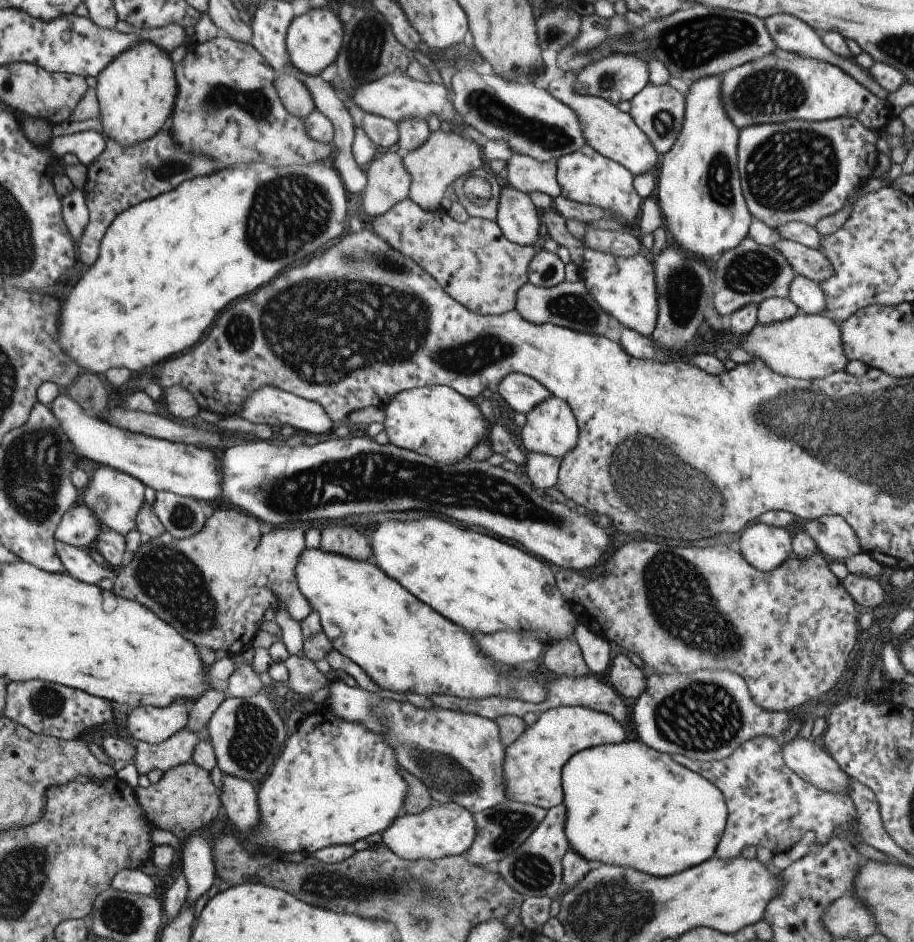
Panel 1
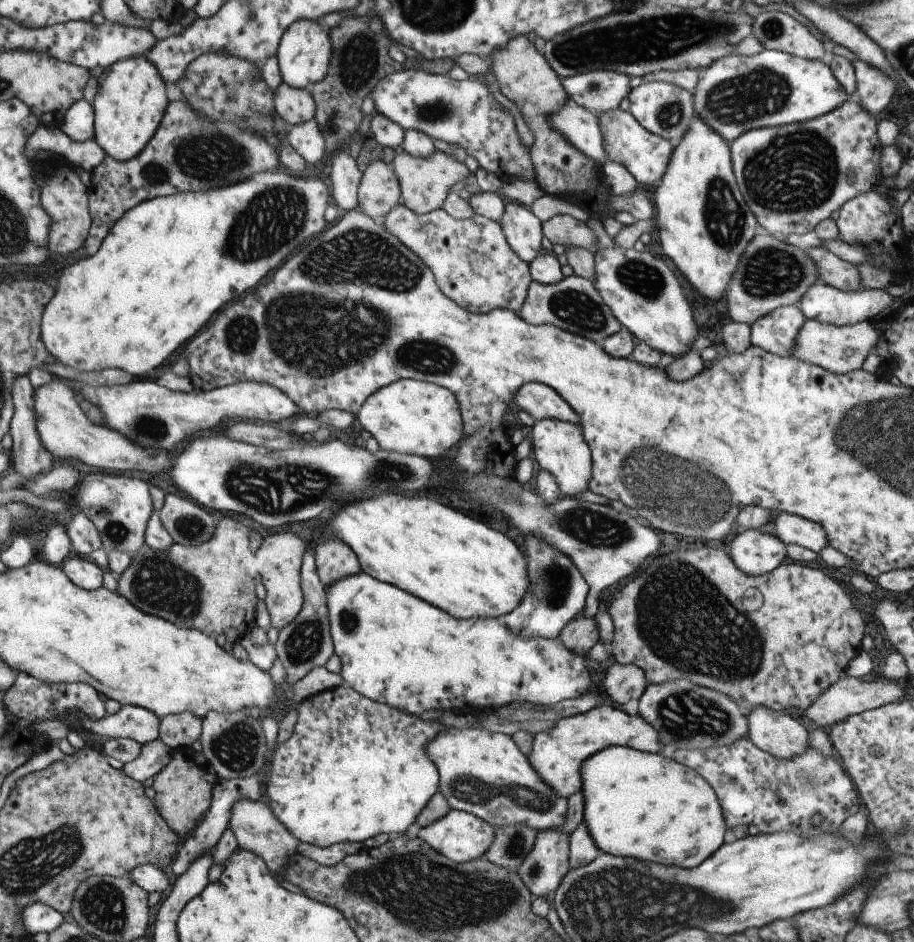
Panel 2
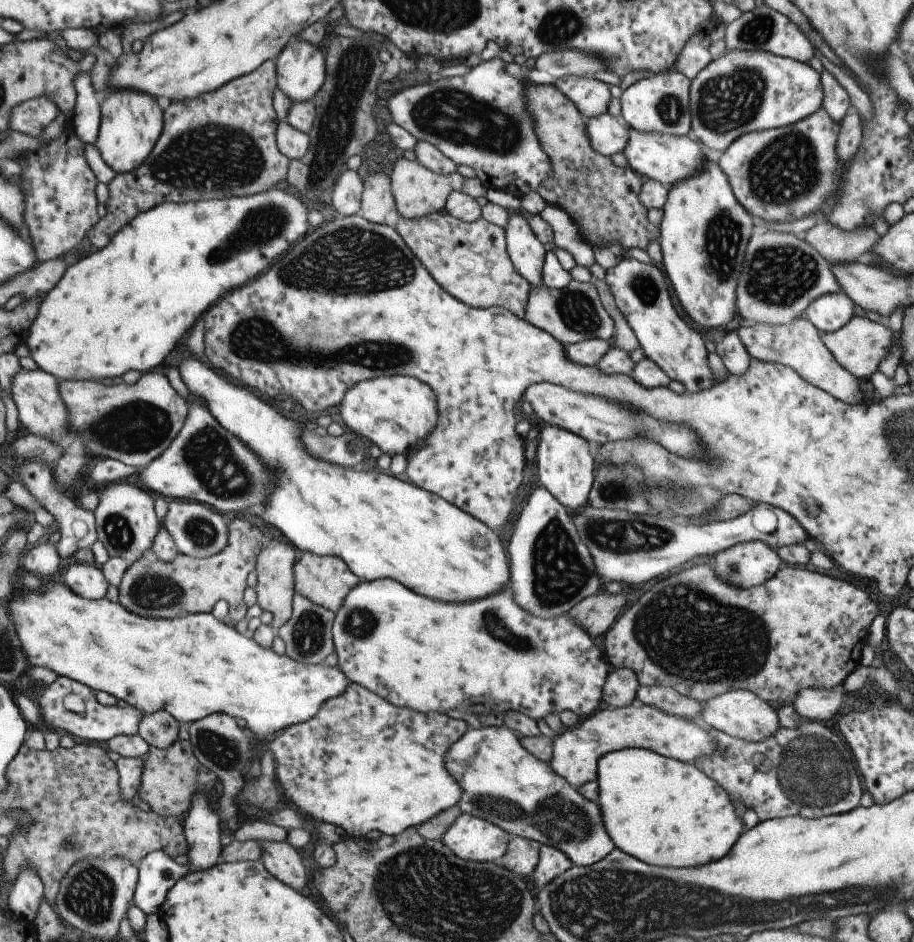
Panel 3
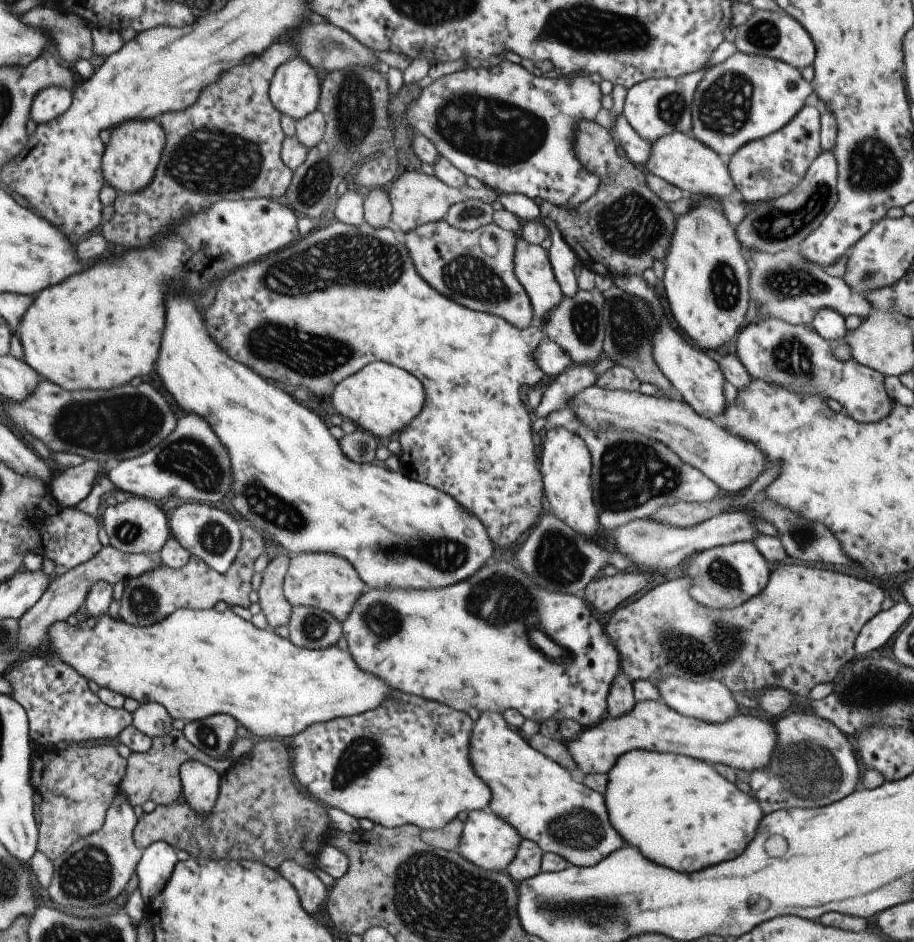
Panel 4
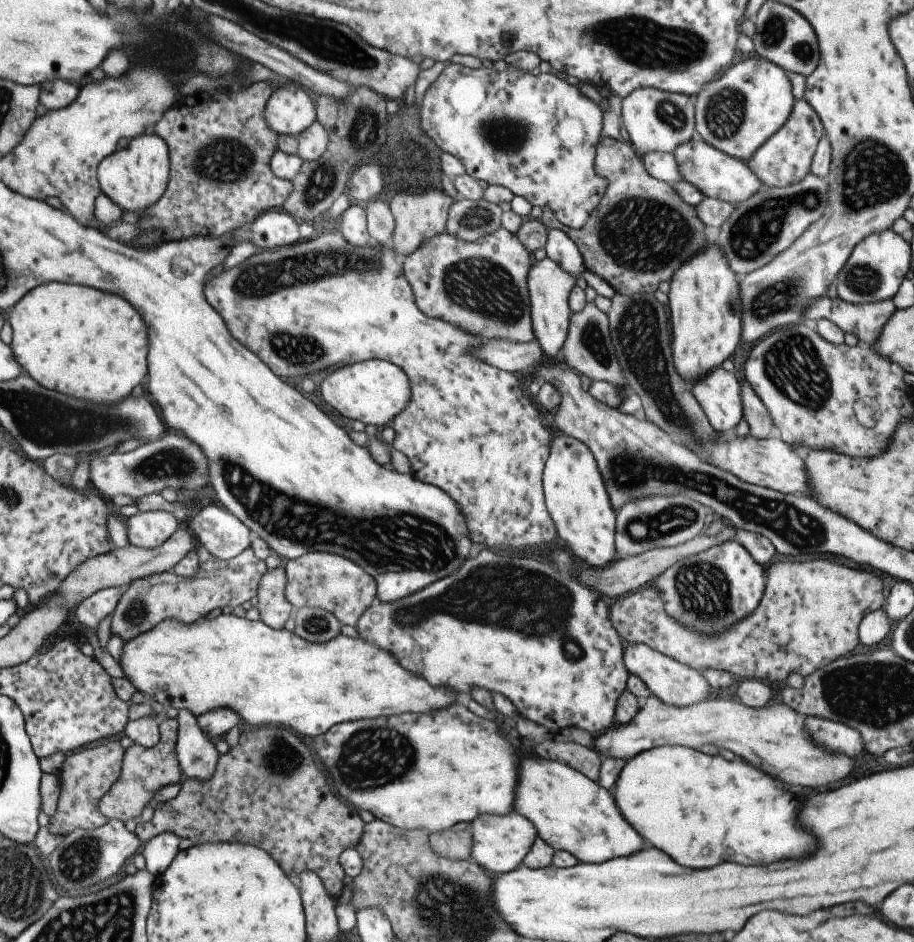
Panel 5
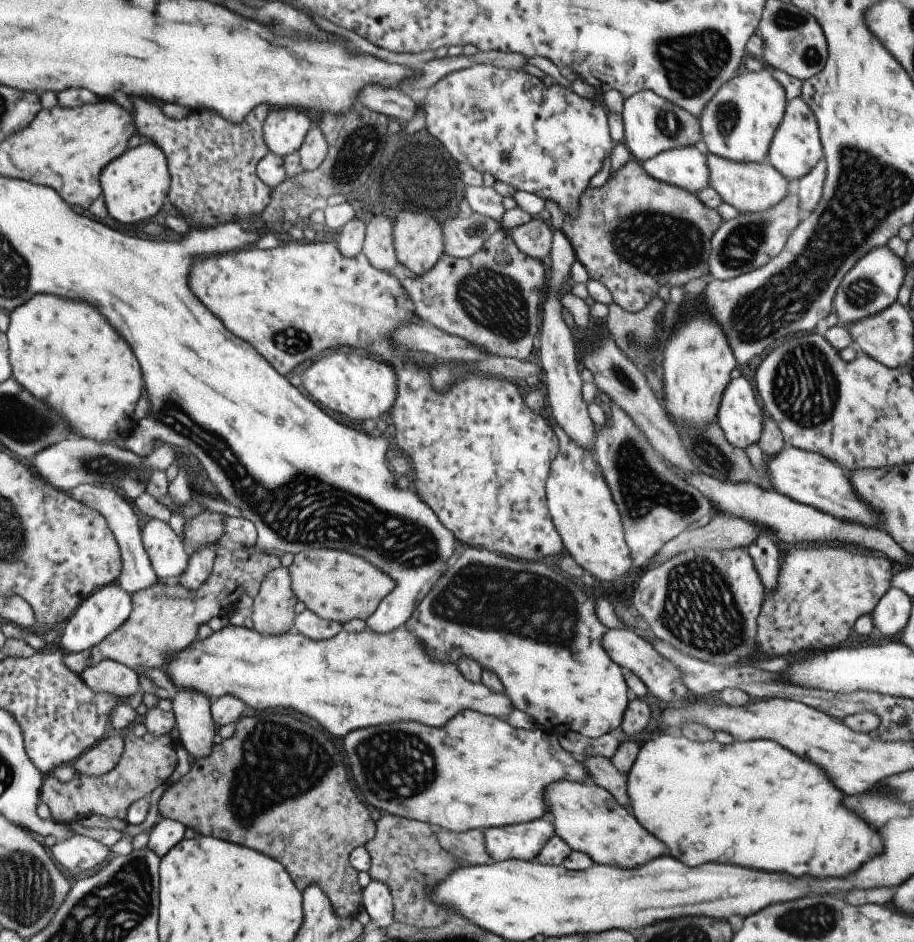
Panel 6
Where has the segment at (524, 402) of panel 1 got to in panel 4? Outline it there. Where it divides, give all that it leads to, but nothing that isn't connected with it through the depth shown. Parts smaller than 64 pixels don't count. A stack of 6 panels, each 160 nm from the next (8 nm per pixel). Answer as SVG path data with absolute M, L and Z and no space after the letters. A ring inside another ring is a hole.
M592 385L573 394L565 408L575 414L574 420L591 430L603 430L611 426L631 430L647 436L649 440L665 444L685 464L697 468L701 474L713 480L725 494L738 493L748 488L768 468L765 452L755 448L753 442L743 440L741 436L733 436L729 430L717 426L703 415L699 416L679 398L645 396L638 391L603 390Z

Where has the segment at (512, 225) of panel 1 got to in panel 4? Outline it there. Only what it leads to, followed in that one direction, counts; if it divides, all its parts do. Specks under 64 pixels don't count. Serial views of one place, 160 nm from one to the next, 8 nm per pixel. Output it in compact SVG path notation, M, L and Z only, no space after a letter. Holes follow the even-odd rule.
M517 237L513 265L515 277L527 294L533 315L543 330L545 316L549 316L549 312L557 308L559 300L563 298L553 277L548 253L541 246L529 244L521 237Z

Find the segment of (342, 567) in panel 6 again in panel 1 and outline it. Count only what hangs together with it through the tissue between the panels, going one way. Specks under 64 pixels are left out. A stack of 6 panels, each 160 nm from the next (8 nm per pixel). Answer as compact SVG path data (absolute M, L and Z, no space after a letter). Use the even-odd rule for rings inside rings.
M329 526L321 530L318 547L322 551L343 555L353 560L365 561L371 556L367 536L349 526Z

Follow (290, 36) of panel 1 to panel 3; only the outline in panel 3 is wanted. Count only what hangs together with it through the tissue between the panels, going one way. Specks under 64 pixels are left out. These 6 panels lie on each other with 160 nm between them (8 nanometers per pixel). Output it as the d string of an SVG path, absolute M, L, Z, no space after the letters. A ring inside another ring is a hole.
M292 37L275 58L276 88L292 102L307 101L323 84L325 59L315 45Z

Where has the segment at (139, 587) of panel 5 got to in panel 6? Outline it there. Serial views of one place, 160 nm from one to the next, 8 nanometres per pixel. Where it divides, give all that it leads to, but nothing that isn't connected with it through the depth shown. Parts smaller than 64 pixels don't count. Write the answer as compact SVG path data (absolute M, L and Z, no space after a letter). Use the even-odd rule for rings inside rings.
M212 544L212 547L214 557L211 572L194 591L175 582L157 581L131 594L129 616L101 642L90 648L91 665L109 659L134 671L137 668L159 668L164 671L168 662L195 640L200 624L207 623L212 616L225 614L235 606L242 594L253 598L265 574L280 566L279 554L265 552L255 546L234 551L217 544Z

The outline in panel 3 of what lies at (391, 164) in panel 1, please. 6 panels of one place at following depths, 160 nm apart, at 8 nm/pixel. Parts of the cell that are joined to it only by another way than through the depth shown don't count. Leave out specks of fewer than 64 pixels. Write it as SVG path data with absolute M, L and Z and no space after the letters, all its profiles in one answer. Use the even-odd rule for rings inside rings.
M374 173L362 182L362 195L357 214L365 220L383 225L389 212L396 209L390 189L390 180L385 173Z

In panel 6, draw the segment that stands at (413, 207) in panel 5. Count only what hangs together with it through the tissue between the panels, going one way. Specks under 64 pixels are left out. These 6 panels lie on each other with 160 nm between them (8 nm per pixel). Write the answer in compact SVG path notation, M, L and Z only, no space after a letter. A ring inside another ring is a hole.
M401 210L392 227L392 245L399 264L415 275L423 274L437 262L442 255L443 233L441 225L429 213Z

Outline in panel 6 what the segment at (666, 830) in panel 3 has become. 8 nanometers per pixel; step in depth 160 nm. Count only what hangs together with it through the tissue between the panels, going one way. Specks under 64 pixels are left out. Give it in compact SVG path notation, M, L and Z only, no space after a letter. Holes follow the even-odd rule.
M658 734L653 740L644 742L639 747L639 752L631 765L631 768L625 774L626 795L628 806L632 810L631 814L635 820L649 834L657 836L667 852L681 860L685 866L699 866L703 862L723 862L725 864L737 864L743 868L757 868L757 870L767 870L767 872L787 872L791 876L801 876L801 874L813 874L813 876L847 876L849 872L857 870L861 862L869 860L873 854L881 852L881 842L877 832L873 832L865 822L861 822L855 814L847 812L845 808L841 808L841 794L837 792L837 788L823 776L823 772L819 768L815 768L809 762L799 760L797 756L793 756L791 752L787 752L785 748L781 748L775 742L769 740L755 740L755 742L733 742L729 746L721 746L717 741L707 741L705 743L693 742L687 740L683 735L679 734Z

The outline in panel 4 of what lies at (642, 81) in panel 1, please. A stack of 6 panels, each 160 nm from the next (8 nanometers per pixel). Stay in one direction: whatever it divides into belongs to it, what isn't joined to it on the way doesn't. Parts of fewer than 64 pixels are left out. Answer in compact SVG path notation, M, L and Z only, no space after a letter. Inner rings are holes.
M500 57L490 68L473 70L470 66L433 80L416 100L407 104L405 114L414 131L425 136L439 155L465 177L475 177L498 194L521 194L531 200L540 198L553 206L573 210L589 200L601 184L601 178L581 167L572 150L576 124L583 119L594 119L601 108L601 97L598 85L586 75L577 74L573 80L555 74L533 76L519 64Z

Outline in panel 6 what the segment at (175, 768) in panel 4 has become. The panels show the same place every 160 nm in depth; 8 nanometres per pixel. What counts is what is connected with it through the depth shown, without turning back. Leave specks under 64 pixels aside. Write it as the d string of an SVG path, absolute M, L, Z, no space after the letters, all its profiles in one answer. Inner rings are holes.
M126 732L123 742L124 749L117 764L101 776L86 777L75 774L66 782L57 781L51 774L43 776L39 801L49 808L53 821L75 823L91 814L125 819L130 804L148 797L149 793L175 770L175 749L168 734L155 736L146 732L141 737L135 737L131 732Z

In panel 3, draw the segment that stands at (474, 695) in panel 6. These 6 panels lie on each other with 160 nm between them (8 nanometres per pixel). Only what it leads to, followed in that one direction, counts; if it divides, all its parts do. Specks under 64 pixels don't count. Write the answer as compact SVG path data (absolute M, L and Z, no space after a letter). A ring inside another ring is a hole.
M41 579L41 592L30 591L21 586L16 589L13 594L6 600L6 611L13 624L23 658L27 666L41 667L53 671L57 677L67 677L71 680L80 682L88 686L93 692L103 691L116 700L123 700L127 705L131 705L142 711L143 714L154 713L157 711L167 711L179 724L187 726L188 724L201 720L211 712L225 712L233 718L243 718L246 727L249 728L260 741L265 736L284 730L283 728L291 726L295 723L300 723L309 720L316 712L318 707L324 700L332 699L334 696L344 693L345 687L348 686L348 680L343 673L334 666L326 666L324 660L316 665L305 665L301 662L289 660L285 654L277 656L271 649L261 648L248 633L238 634L235 632L229 620L227 622L217 621L211 613L190 614L184 617L173 618L173 620L153 620L153 618L143 618L129 612L123 608L118 602L111 602L105 597L91 600L76 595L72 590L69 590L62 582L57 582L48 579Z

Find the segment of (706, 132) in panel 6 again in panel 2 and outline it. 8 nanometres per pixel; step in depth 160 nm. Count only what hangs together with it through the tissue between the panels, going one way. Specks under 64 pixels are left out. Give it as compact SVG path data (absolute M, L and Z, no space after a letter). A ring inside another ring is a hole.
M764 49L755 55L729 55L712 62L695 88L695 115L701 117L713 130L731 143L741 133L753 128L774 127L789 123L800 123L824 115L841 106L851 98L834 79L825 59L804 59L786 52Z

